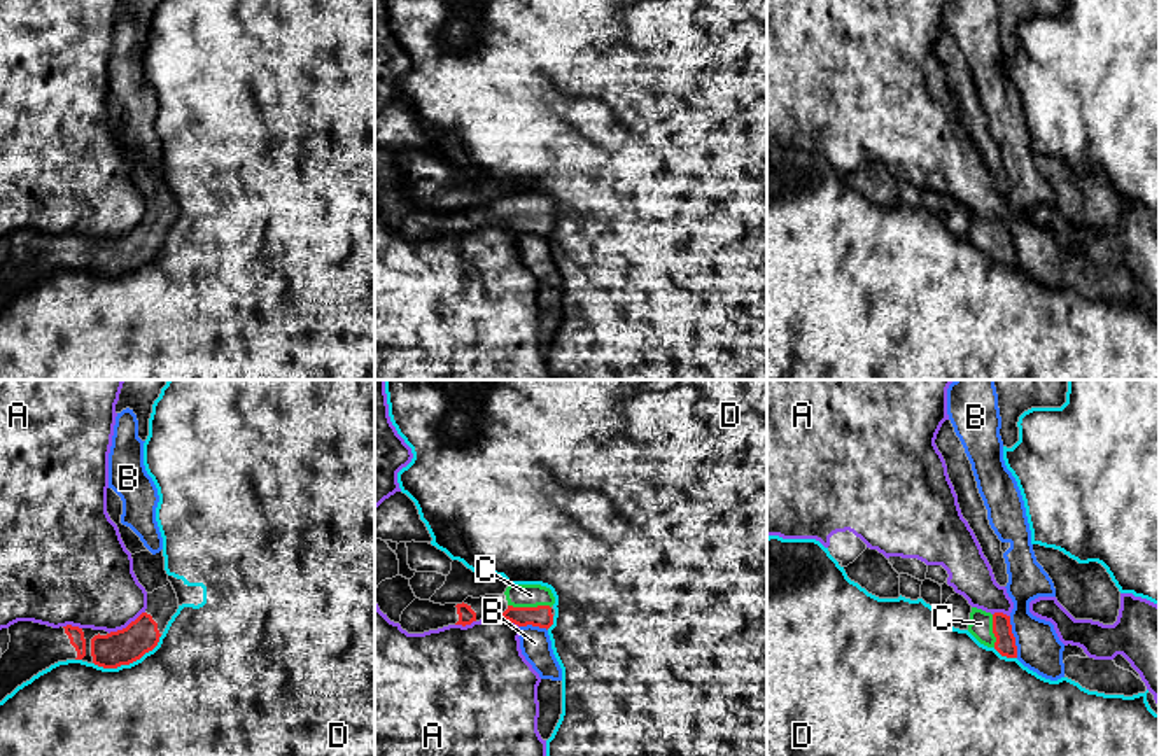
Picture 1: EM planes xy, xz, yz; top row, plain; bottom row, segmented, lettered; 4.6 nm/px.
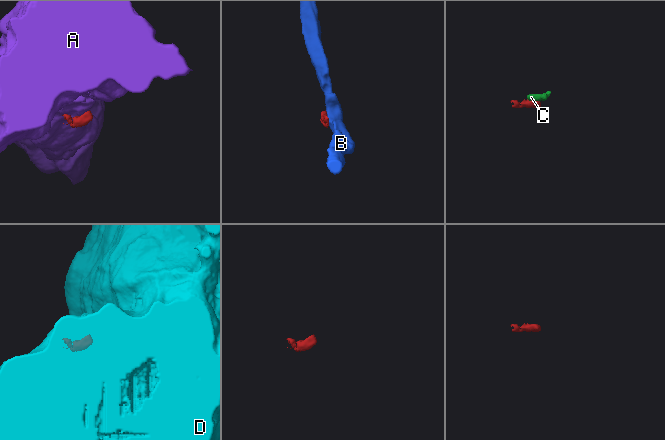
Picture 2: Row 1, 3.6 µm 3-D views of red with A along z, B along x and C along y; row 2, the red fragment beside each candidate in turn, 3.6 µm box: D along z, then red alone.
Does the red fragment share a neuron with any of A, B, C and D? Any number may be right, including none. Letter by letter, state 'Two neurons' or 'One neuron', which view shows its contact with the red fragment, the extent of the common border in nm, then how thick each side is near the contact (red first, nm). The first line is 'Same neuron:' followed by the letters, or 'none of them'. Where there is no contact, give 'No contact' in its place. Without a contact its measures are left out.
Same neuron: C
A: Two neurons. Touches red in xy. Shared border 200 nm. Thickness 160 nm (red) against 400 nm
B: Two neurons. Touches red in yz. Shared border 200 nm. Thickness 100 nm (red) against 200 nm
C: One neuron. Touches red in xz. Shared border 200 nm. Thickness 100 nm (red) against 110 nm
D: Two neurons. Touches red in xy. Shared border 340 nm. Thickness 160 nm (red) against 480 nm

